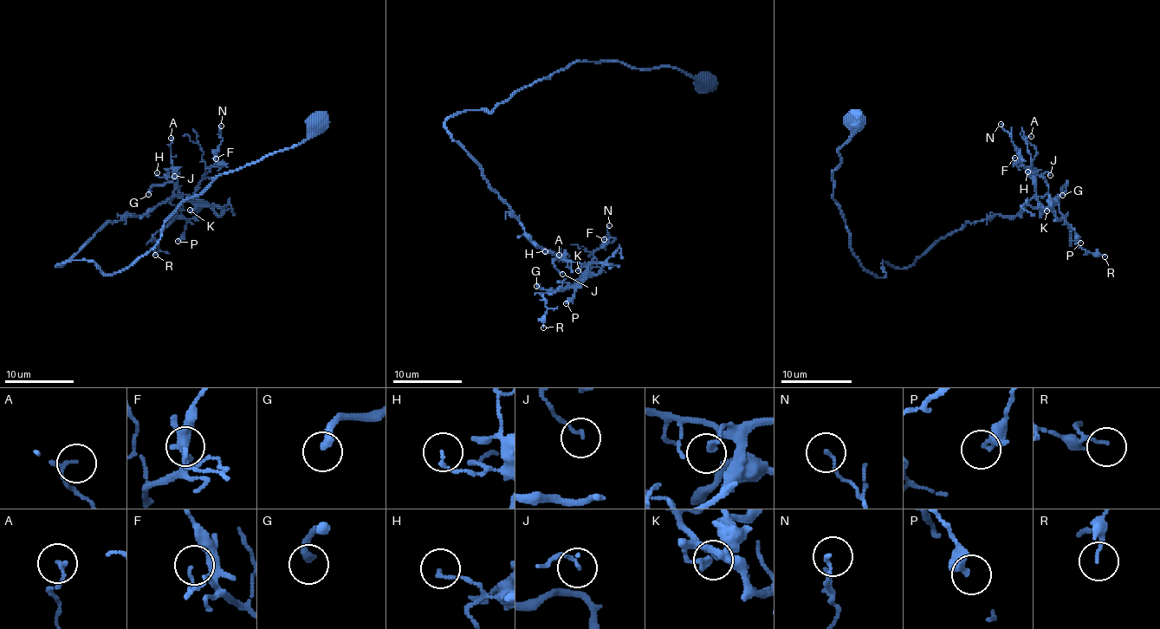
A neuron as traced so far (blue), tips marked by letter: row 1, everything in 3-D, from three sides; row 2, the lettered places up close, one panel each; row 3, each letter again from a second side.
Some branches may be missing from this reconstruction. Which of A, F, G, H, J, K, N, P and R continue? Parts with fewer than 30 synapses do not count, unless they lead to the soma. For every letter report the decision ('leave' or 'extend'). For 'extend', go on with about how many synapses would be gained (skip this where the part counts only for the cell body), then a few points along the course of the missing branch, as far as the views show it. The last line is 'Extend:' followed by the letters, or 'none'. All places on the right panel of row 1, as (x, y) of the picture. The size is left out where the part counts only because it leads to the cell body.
A: leave
F: leave
G: extend; about 50 synapses; missing branch runs (1062, 195), (1078, 200), (1077, 165)
H: leave
J: leave
K: leave
N: leave
P: leave
R: leave
Extend: G

